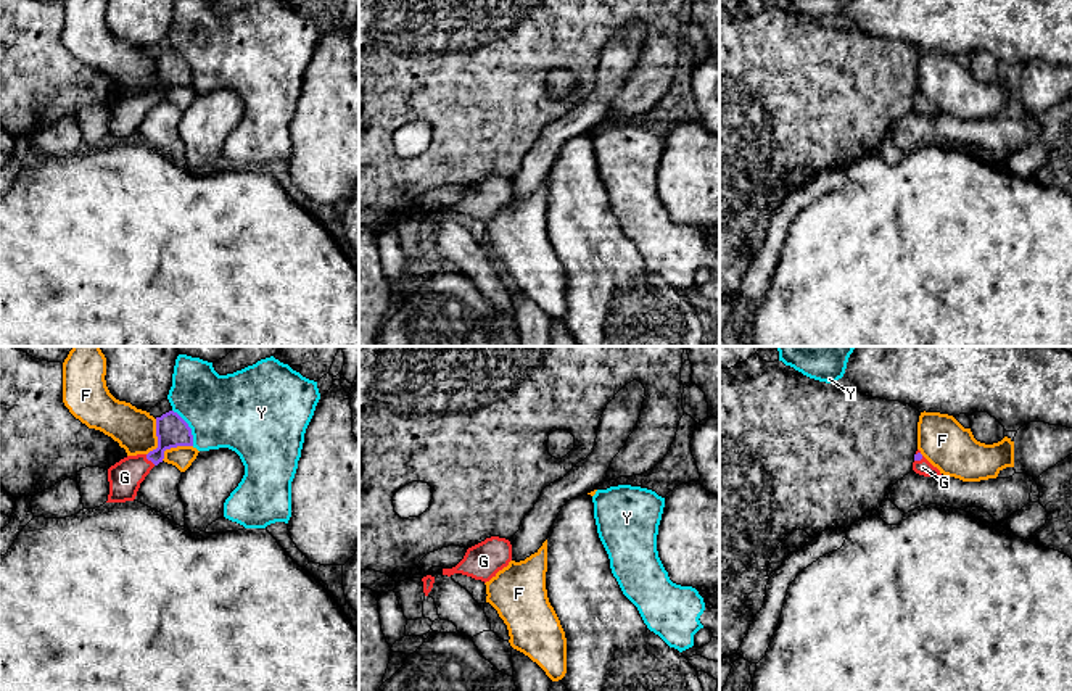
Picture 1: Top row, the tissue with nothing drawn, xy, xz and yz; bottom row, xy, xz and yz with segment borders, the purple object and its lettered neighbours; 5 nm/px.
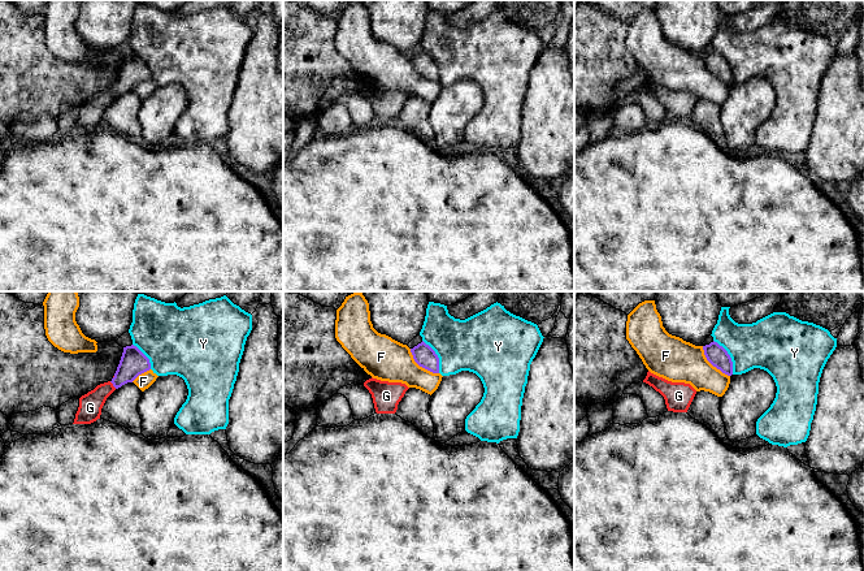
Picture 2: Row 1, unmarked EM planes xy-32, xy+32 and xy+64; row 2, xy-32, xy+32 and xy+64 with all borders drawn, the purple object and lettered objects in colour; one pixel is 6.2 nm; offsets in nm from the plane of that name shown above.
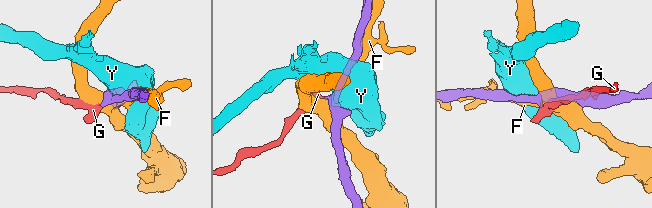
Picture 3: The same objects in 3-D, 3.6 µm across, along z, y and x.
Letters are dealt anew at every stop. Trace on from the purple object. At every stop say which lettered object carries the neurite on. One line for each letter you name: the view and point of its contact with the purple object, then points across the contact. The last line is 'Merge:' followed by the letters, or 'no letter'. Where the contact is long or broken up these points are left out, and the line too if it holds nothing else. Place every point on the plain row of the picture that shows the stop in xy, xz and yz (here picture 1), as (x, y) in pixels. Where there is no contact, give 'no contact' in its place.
G: meets purple in xy at (150, 99); runs through xy (171, 68), (161, 87), (150, 99), (124, 116)
Merge: G

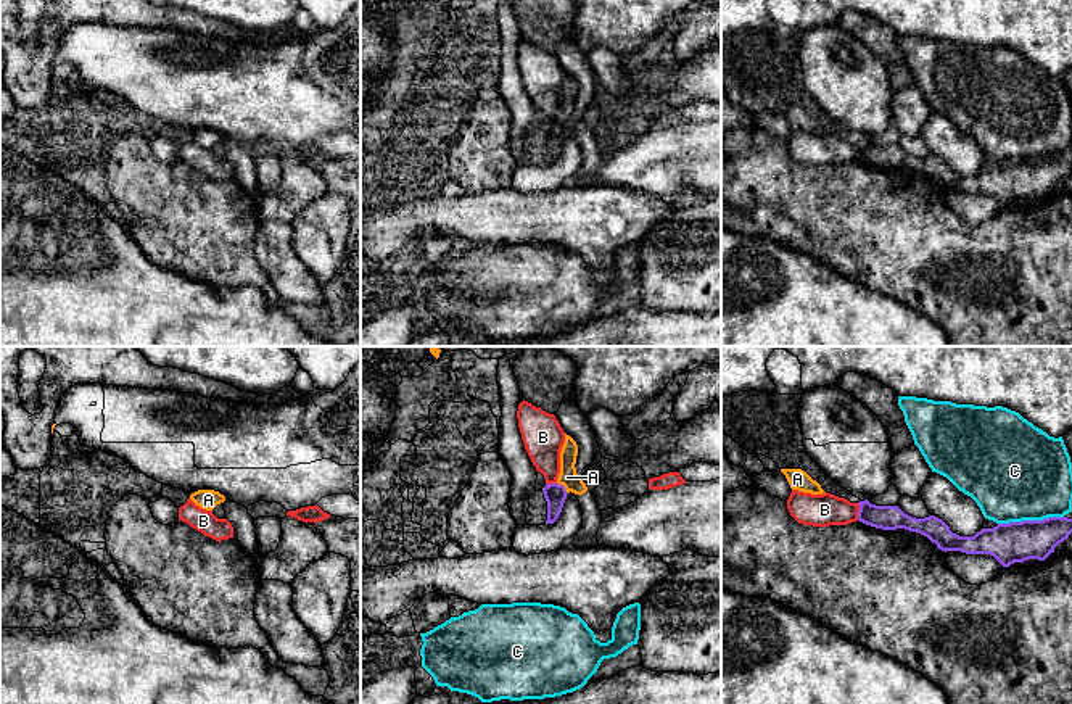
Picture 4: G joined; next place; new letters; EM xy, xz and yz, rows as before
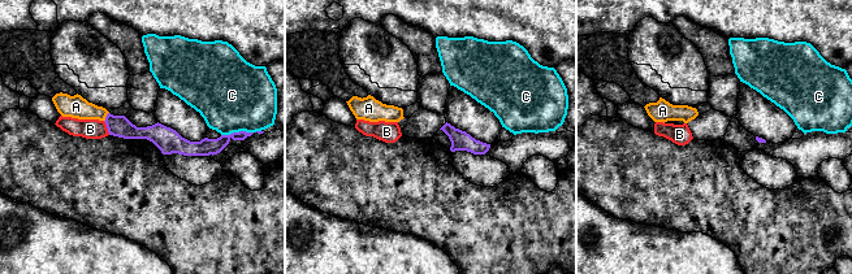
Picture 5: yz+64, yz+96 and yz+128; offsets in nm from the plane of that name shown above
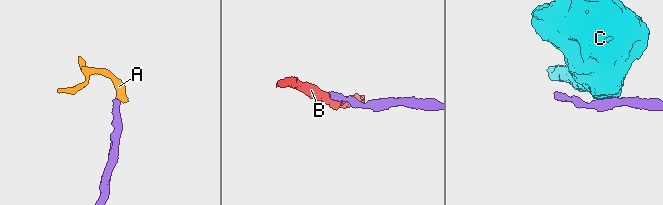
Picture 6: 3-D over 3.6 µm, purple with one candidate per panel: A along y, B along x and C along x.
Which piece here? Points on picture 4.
Merge: no letter

